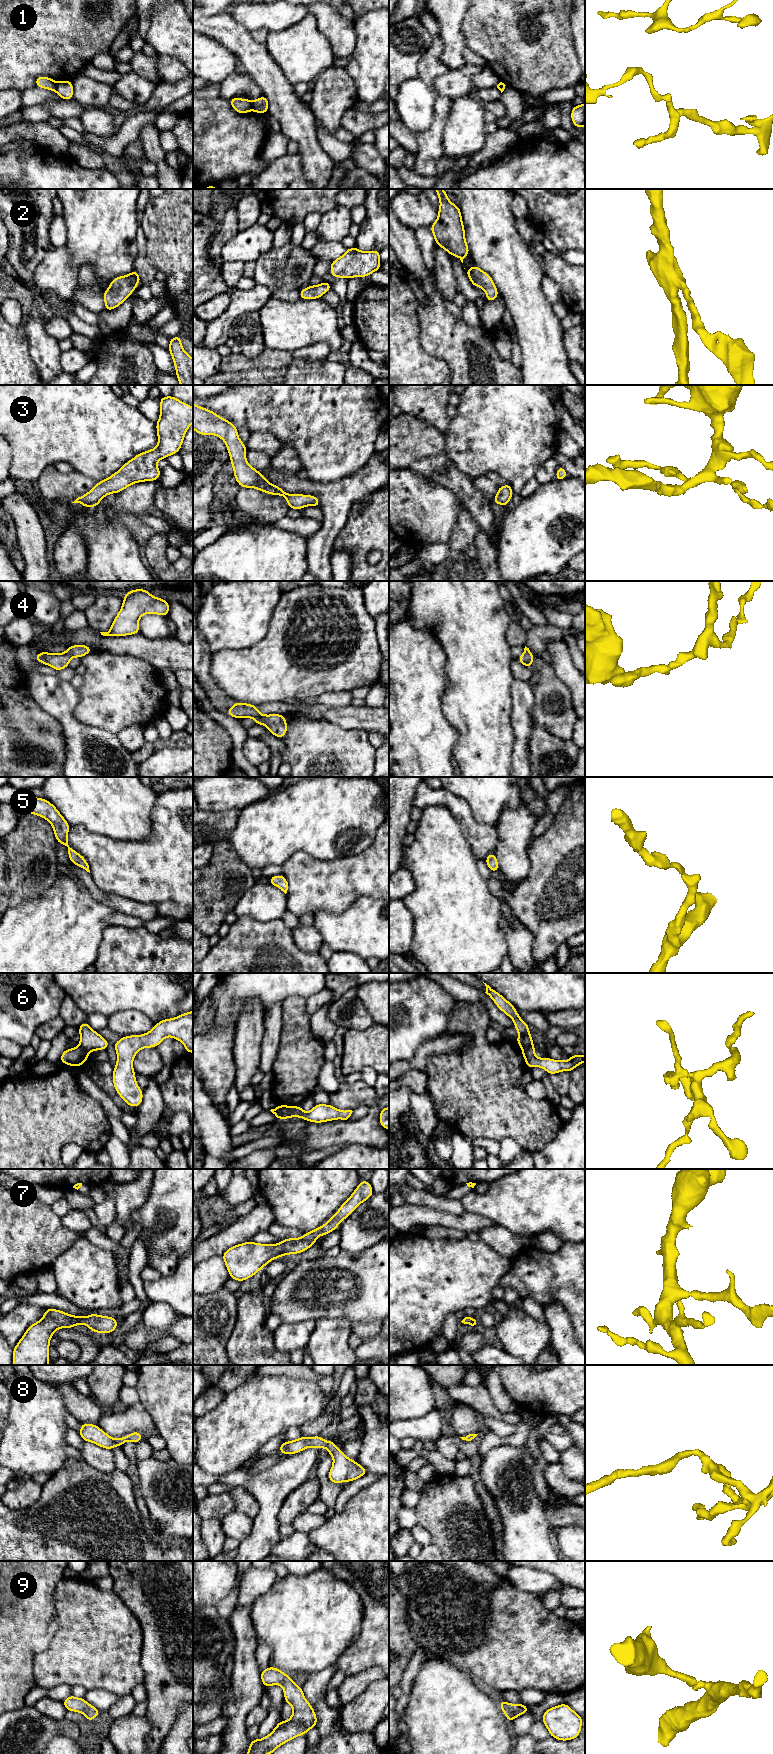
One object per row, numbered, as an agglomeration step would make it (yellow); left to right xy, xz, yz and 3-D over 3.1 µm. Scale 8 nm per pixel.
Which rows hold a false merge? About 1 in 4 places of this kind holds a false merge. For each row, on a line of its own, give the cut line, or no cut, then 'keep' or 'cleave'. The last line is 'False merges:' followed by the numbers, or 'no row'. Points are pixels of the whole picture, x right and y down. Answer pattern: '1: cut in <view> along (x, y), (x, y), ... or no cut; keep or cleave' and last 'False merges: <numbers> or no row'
1: cut in xy along (57, 82), (54, 90); cleave
2: no cut; keep
3: no cut; keep
4: no cut; keep
5: no cut; keep
6: cut in xz along (277, 1107), (281, 1118); cleave
7: no cut; keep
8: no cut; keep
9: no cut; keep
False merges: 1, 6

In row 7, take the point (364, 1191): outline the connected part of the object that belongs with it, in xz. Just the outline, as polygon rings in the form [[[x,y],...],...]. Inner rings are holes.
[[[361,1180],[351,1196],[322,1226],[306,1232],[299,1238],[287,1238],[278,1244],[261,1244],[248,1241],[228,1248],[222,1258],[230,1278],[242,1282],[253,1277],[273,1259],[289,1254],[300,1254],[316,1244],[318,1236],[333,1232],[361,1203],[374,1194],[369,1181]]]

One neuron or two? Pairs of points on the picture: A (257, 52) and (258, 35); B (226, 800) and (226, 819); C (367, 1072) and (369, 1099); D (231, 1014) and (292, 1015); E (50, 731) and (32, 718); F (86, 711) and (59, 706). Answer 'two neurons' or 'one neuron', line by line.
A: two neurons
B: two neurons
C: two neurons
D: two neurons
E: one neuron
F: two neurons

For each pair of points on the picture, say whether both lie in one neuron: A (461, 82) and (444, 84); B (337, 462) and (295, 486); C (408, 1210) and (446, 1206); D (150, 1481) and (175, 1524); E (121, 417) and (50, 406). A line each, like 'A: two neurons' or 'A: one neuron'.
A: one neuron
B: two neurons
C: two neurons
D: one neuron
E: one neuron

